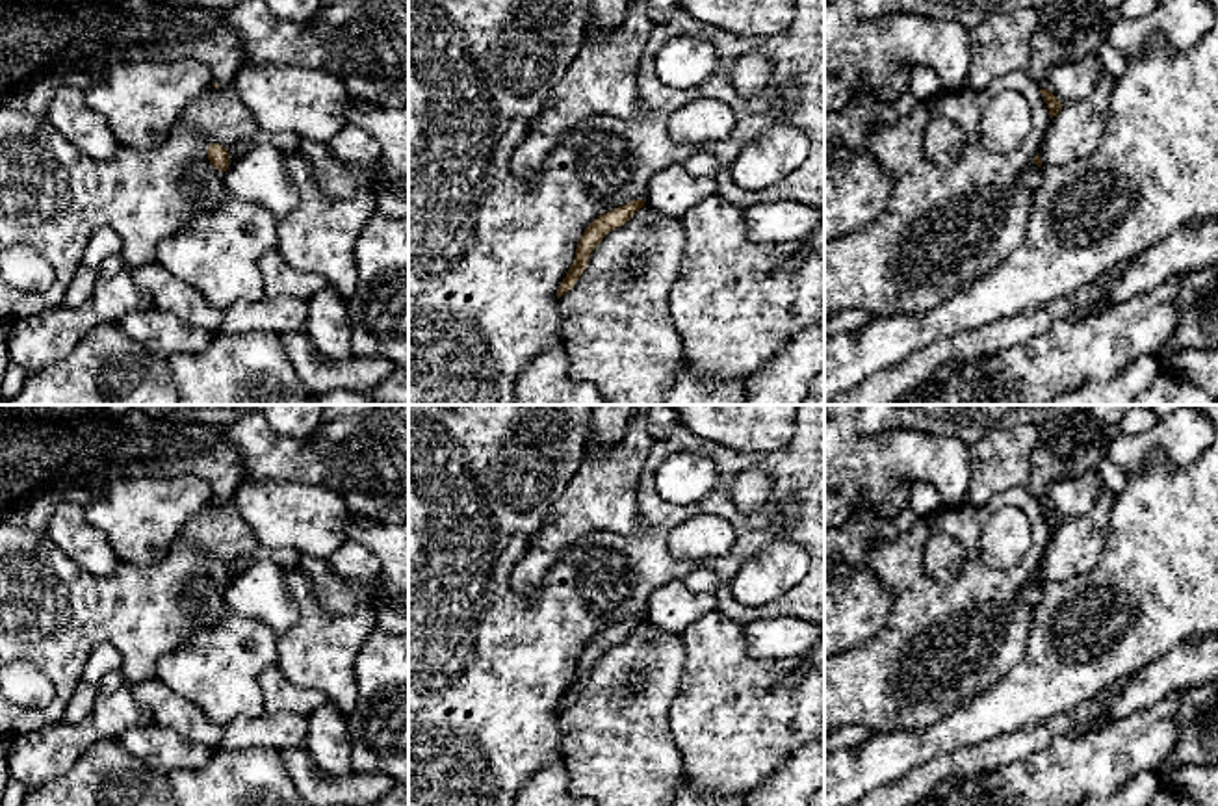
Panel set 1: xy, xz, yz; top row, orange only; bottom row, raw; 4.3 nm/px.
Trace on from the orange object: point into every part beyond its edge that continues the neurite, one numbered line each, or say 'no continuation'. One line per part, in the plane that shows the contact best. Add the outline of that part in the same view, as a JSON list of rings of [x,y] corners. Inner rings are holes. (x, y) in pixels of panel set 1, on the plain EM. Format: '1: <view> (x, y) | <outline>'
1: xy (41, 452) | [[[45,405],[0,407],[0,522],[26,511],[50,492],[97,488],[113,479],[197,475],[210,483],[212,498],[225,503],[243,481],[243,462],[227,440],[227,427],[152,418],[139,409],[111,414],[104,407],[82,412],[56,412]]]

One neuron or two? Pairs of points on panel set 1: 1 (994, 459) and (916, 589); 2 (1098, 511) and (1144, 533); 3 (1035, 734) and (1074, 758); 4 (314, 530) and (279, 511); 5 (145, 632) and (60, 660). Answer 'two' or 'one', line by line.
1: two
2: two
3: two
4: one
5: one

